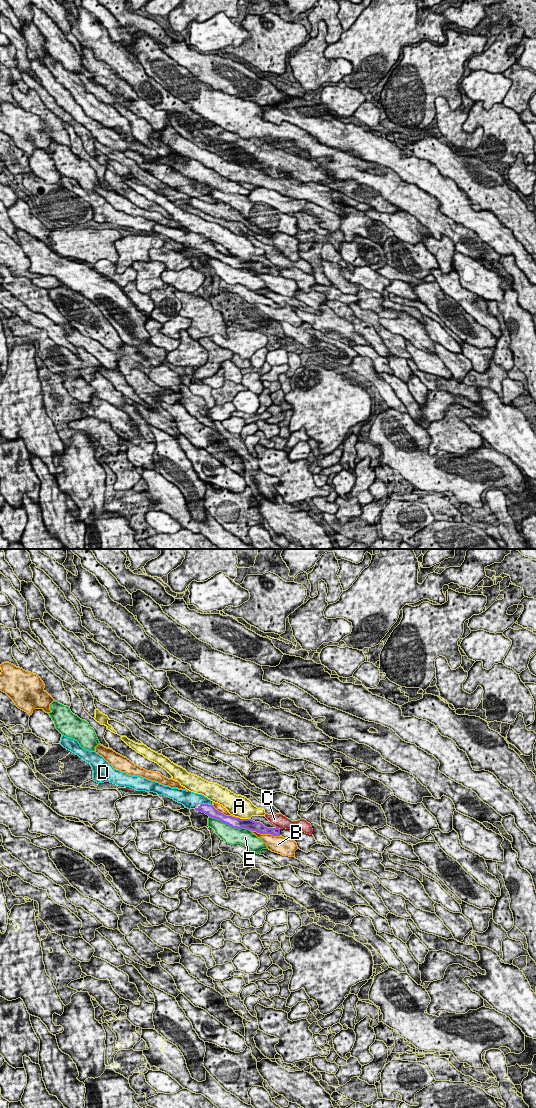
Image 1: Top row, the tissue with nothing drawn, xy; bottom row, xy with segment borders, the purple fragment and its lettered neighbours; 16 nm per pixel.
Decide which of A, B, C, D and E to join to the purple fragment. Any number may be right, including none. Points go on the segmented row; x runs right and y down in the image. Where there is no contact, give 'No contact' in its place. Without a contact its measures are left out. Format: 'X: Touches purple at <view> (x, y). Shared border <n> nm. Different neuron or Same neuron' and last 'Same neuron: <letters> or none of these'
A: Touches purple at xy (245, 819). Shared border 140 nm. Different neuron
B: Touches purple at xy (265, 833). Shared border 500 nm. Different neuron
C: Touches purple at xy (277, 827). Shared border 60 nm. Different neuron
D: Touches purple at xy (207, 804). Shared border 120 nm. Same neuron
E: Touches purple at xy (229, 825). Shared border 700 nm. Different neuron
Same neuron: D

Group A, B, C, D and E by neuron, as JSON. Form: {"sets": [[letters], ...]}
{"sets": [["A"], ["B"], ["C"], ["D"], ["E"]]}

